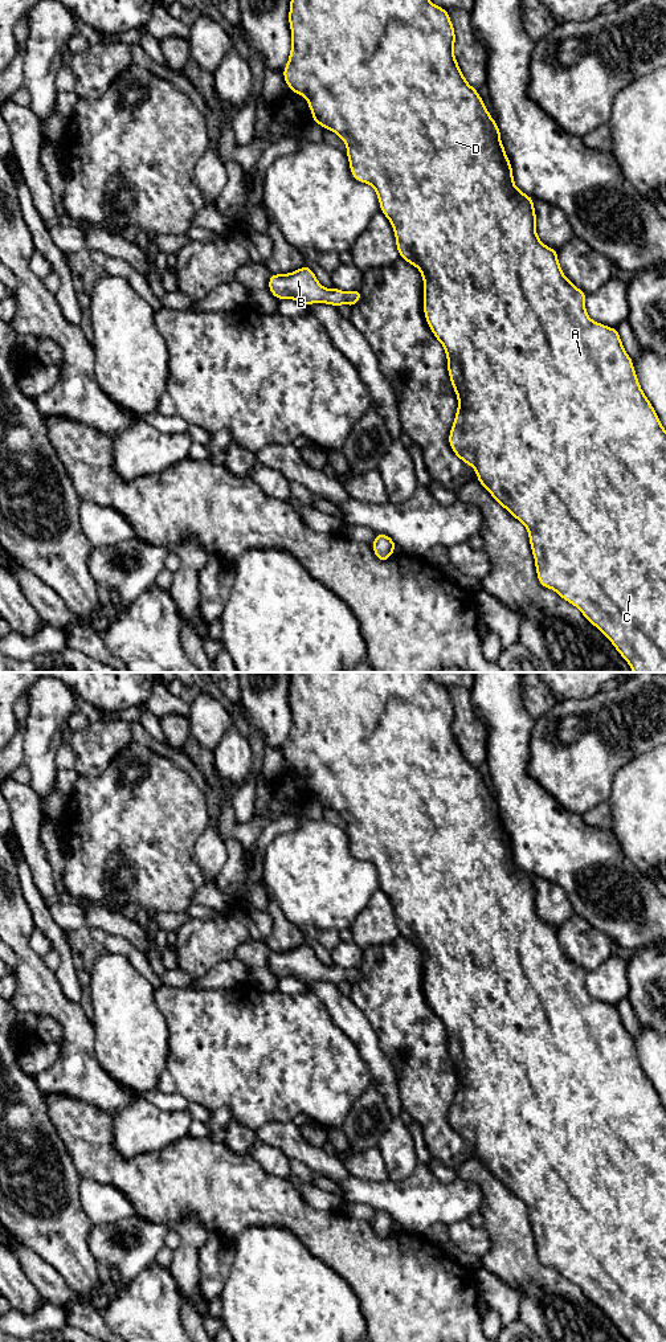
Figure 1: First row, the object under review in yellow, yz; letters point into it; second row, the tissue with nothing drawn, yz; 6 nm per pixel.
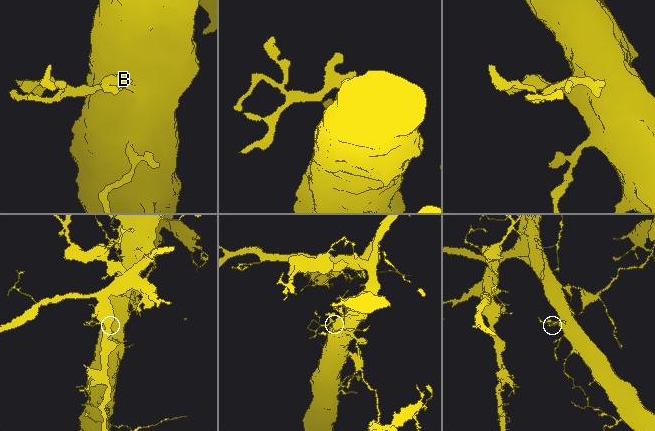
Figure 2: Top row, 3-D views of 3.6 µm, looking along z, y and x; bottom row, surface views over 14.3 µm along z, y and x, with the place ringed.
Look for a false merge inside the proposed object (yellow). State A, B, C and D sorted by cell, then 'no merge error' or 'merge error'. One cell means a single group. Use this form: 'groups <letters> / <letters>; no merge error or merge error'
groups A B C D; no merge error

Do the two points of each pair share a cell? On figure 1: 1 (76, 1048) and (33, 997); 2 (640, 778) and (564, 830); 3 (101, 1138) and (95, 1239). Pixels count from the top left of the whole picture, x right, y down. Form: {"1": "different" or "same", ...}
{"1": "same", "2": "different", "3": "different"}

